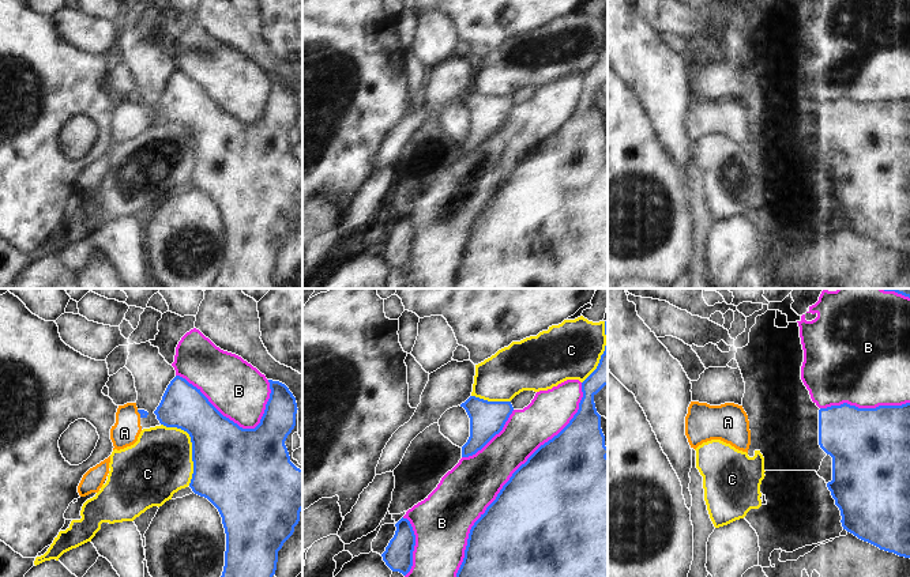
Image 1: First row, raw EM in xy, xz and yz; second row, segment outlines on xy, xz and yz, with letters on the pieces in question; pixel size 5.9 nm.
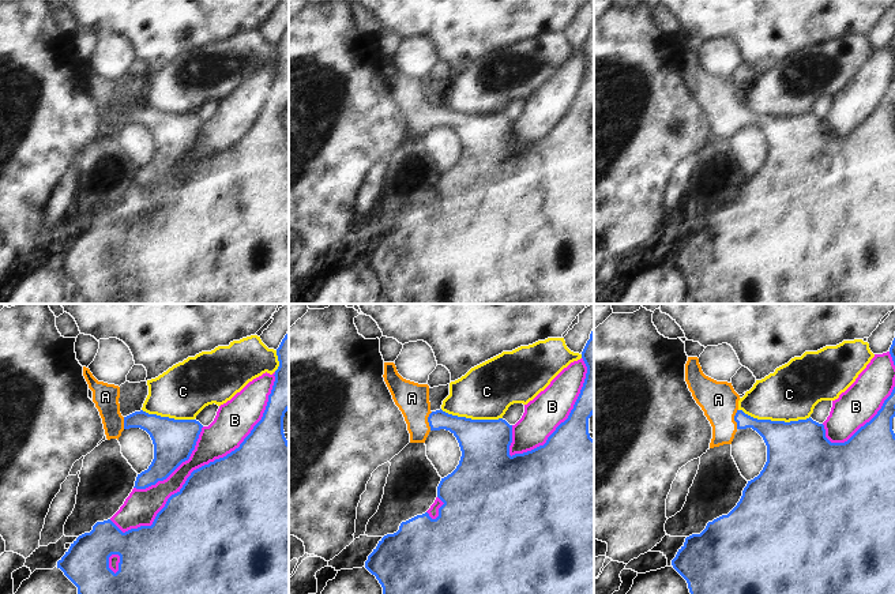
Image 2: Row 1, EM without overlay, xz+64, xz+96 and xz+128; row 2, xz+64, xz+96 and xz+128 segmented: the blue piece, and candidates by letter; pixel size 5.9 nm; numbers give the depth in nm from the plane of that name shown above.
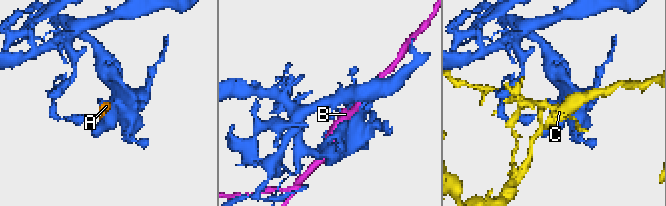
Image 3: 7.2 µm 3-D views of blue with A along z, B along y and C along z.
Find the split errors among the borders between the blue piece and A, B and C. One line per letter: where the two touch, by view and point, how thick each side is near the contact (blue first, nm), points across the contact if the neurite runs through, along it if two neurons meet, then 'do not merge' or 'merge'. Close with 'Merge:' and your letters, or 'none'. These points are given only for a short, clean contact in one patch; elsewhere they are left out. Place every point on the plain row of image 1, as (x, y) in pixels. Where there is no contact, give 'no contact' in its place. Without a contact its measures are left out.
A: contact xy (139, 108); calibres 50 and 160 nm; way xy (143, 109), (139, 108), (127, 120), (124, 128); merge
B: contact xz (503, 181); calibres 500 and 320 nm; do not merge
C: contact xy (192, 142); calibres 440 and 380 nm; do not merge
Merge: A

